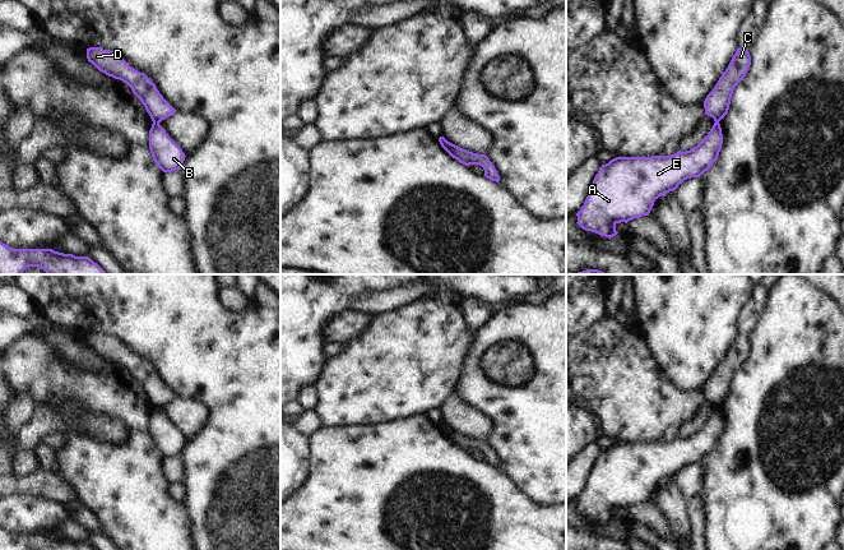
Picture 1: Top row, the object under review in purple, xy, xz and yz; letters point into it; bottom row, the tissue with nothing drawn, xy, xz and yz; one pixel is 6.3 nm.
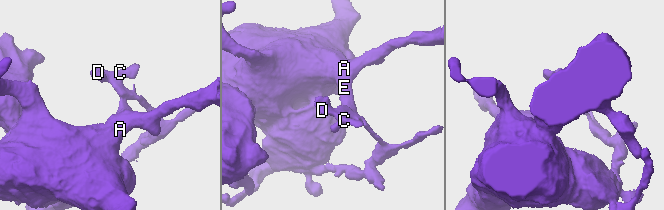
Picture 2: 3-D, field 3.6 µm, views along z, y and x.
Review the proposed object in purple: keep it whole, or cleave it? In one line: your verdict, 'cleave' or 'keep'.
cleave

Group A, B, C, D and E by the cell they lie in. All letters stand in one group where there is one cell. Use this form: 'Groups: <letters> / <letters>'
Groups: A B E / C D

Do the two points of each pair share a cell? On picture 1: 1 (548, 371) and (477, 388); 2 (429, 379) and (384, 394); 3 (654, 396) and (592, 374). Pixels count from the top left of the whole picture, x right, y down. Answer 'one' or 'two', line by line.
1: one
2: one
3: one

